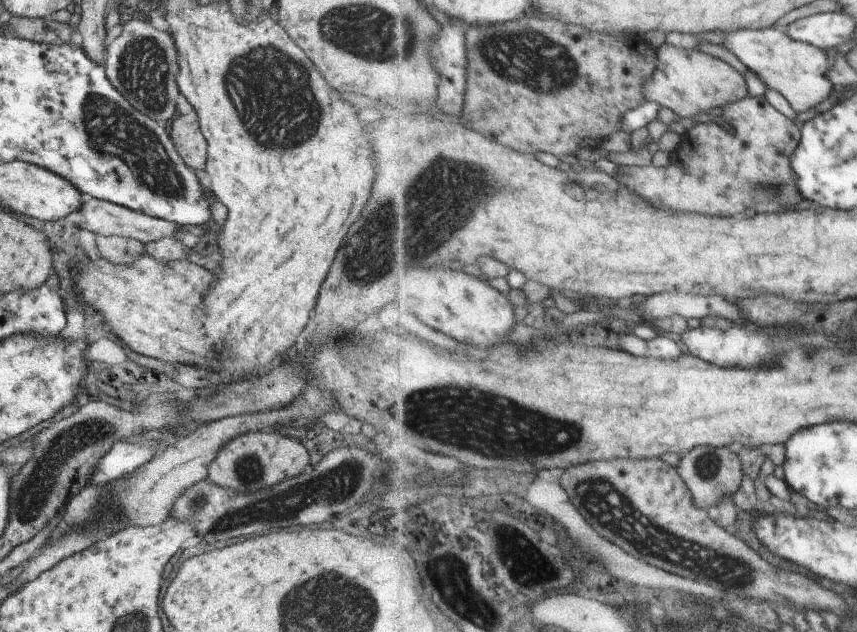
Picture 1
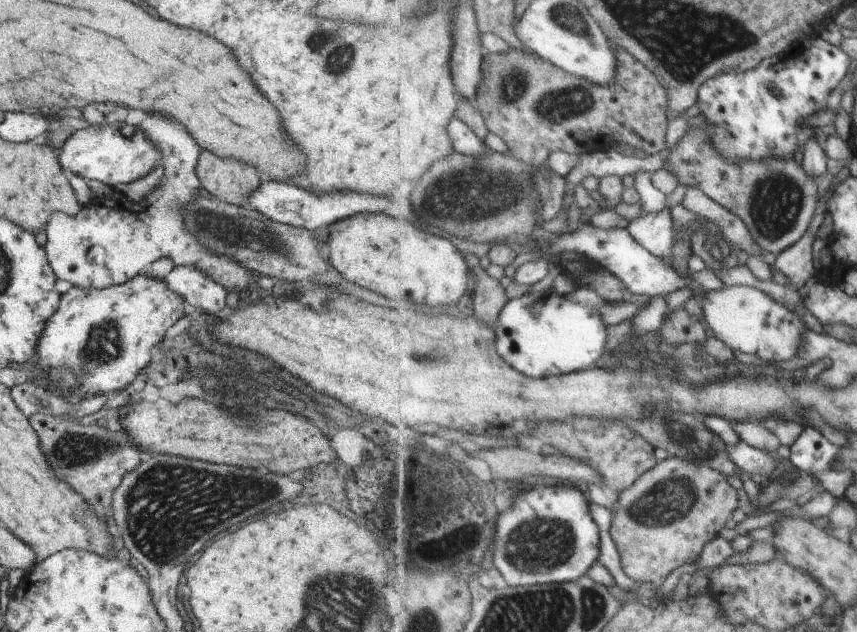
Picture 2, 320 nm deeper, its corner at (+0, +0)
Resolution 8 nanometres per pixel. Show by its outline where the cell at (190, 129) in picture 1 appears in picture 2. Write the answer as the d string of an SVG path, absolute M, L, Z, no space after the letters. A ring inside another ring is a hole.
M205 149L200 150L194 171L203 190L207 190L217 200L238 207L248 207L248 196L260 187L255 170L251 170L249 166L241 165L240 162L215 156Z

